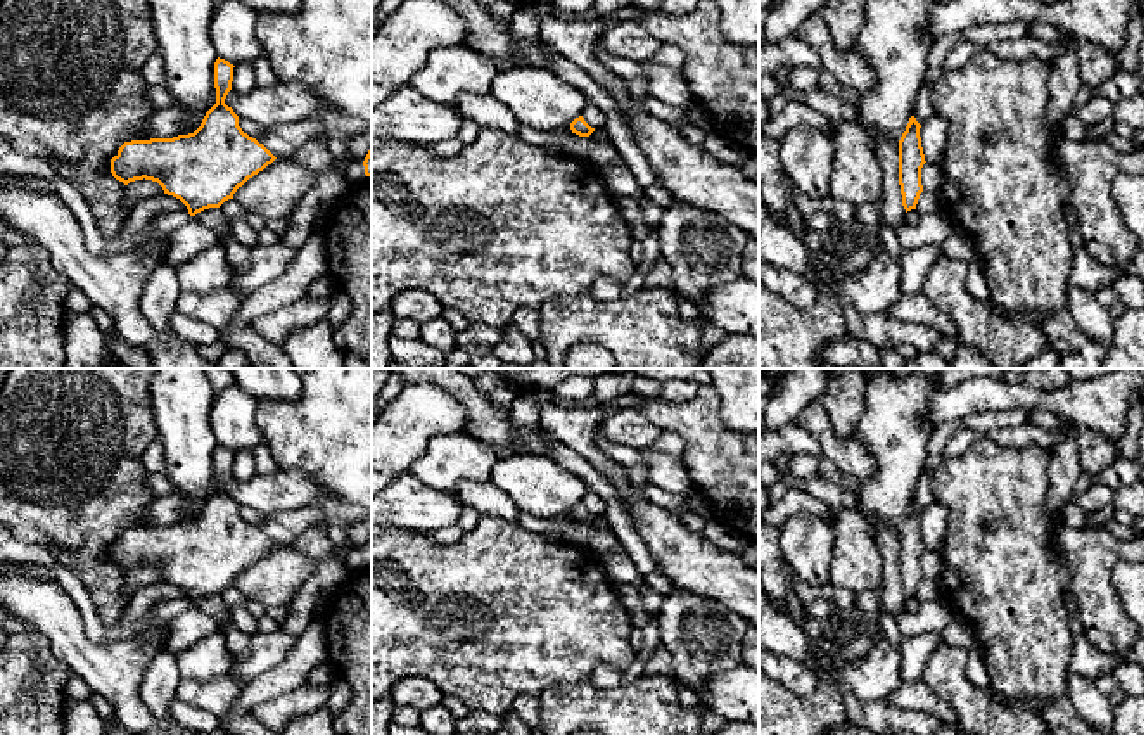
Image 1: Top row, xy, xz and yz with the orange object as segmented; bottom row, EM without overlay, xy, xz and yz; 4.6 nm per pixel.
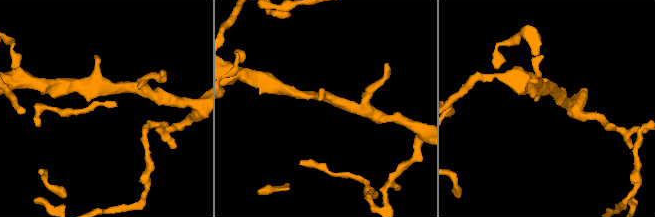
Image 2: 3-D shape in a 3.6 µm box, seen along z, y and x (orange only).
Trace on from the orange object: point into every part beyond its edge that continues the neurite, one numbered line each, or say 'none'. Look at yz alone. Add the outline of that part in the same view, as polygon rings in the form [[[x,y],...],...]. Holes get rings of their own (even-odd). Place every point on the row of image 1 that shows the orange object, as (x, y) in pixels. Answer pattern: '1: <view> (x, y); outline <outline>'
none

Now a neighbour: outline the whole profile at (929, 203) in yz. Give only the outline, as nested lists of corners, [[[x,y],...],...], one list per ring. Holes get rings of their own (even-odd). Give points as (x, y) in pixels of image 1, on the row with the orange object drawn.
[[[923,190],[920,194],[920,199],[918,199],[918,204],[916,204],[916,211],[920,214],[930,214],[930,213],[940,211],[940,195],[935,194],[935,192]]]

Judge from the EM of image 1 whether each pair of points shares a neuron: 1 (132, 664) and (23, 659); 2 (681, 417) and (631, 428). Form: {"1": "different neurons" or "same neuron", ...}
{"1": "different neurons", "2": "different neurons"}

